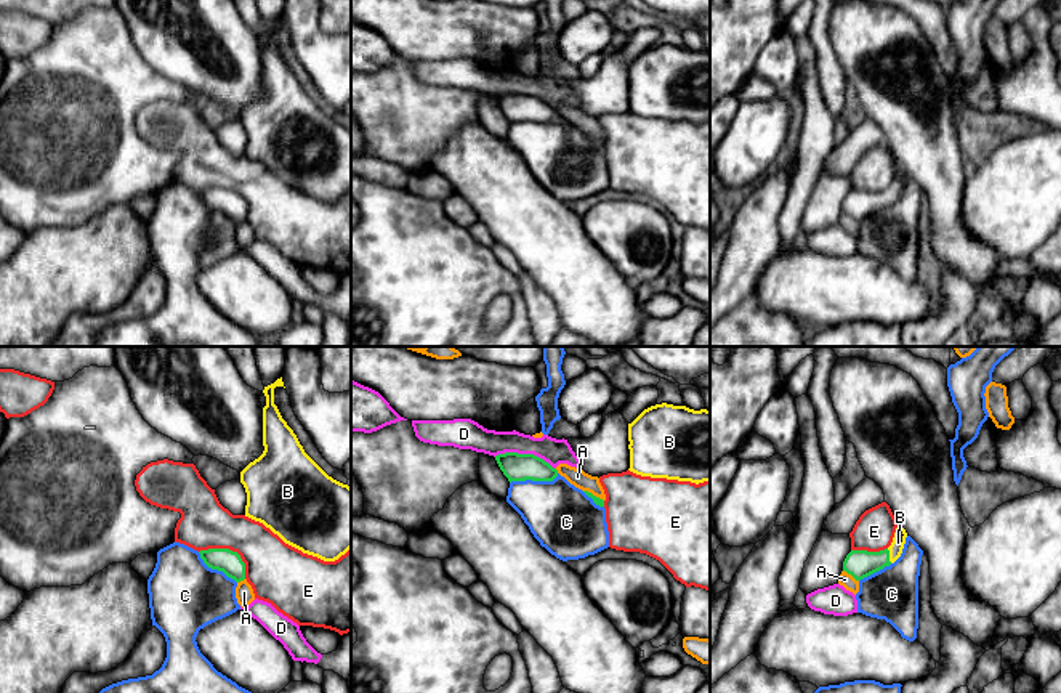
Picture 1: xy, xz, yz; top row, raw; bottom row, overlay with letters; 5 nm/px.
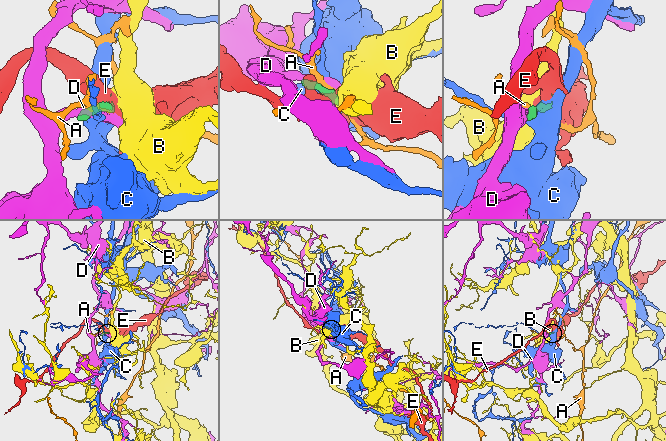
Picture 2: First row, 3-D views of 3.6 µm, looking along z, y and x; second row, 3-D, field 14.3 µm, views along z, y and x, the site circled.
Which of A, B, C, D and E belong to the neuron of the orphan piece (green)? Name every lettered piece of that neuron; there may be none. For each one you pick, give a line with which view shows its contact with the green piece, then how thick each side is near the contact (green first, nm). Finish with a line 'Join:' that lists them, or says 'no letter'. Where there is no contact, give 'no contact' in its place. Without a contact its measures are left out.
B: contact in yz; calibres 140 and 70 nm
Join: B

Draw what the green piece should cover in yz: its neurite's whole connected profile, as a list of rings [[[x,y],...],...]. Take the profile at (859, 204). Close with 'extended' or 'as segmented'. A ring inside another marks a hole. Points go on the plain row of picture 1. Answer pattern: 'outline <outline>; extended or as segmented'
outline [[[898,165],[893,183],[888,189],[880,192],[851,191],[843,202],[843,212],[851,215],[856,221],[861,221],[885,207],[890,207],[901,197],[906,178],[906,170]]]; extended

